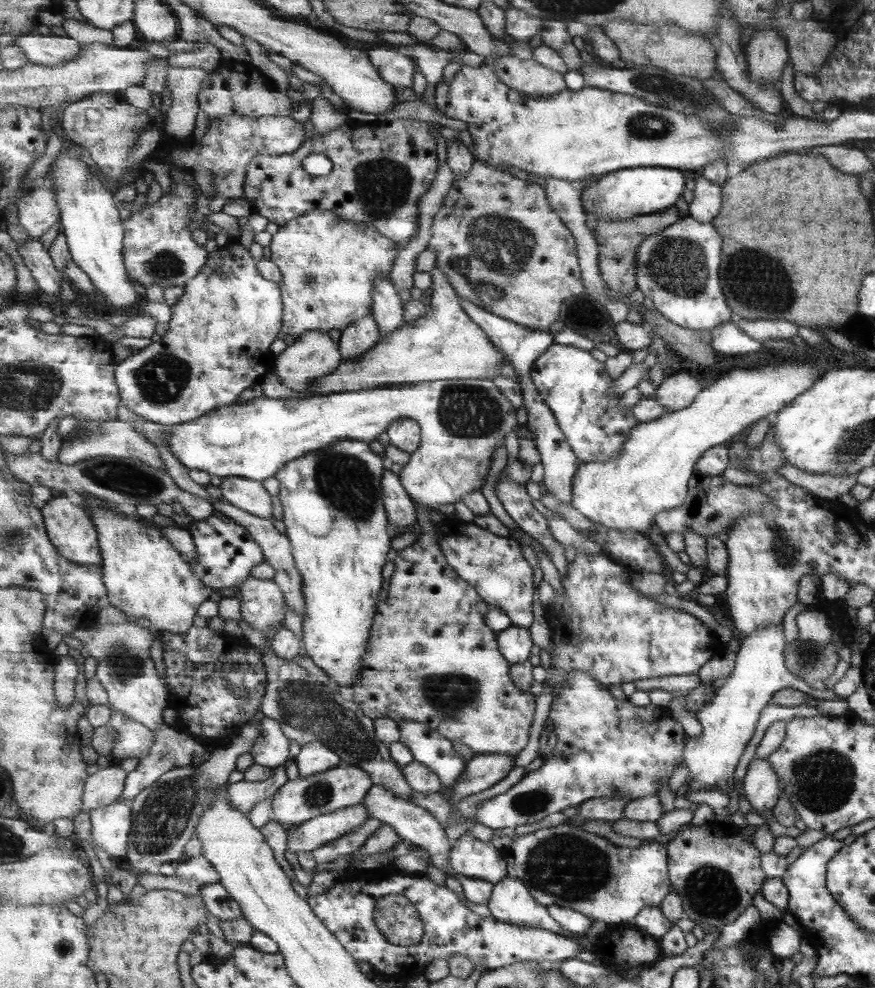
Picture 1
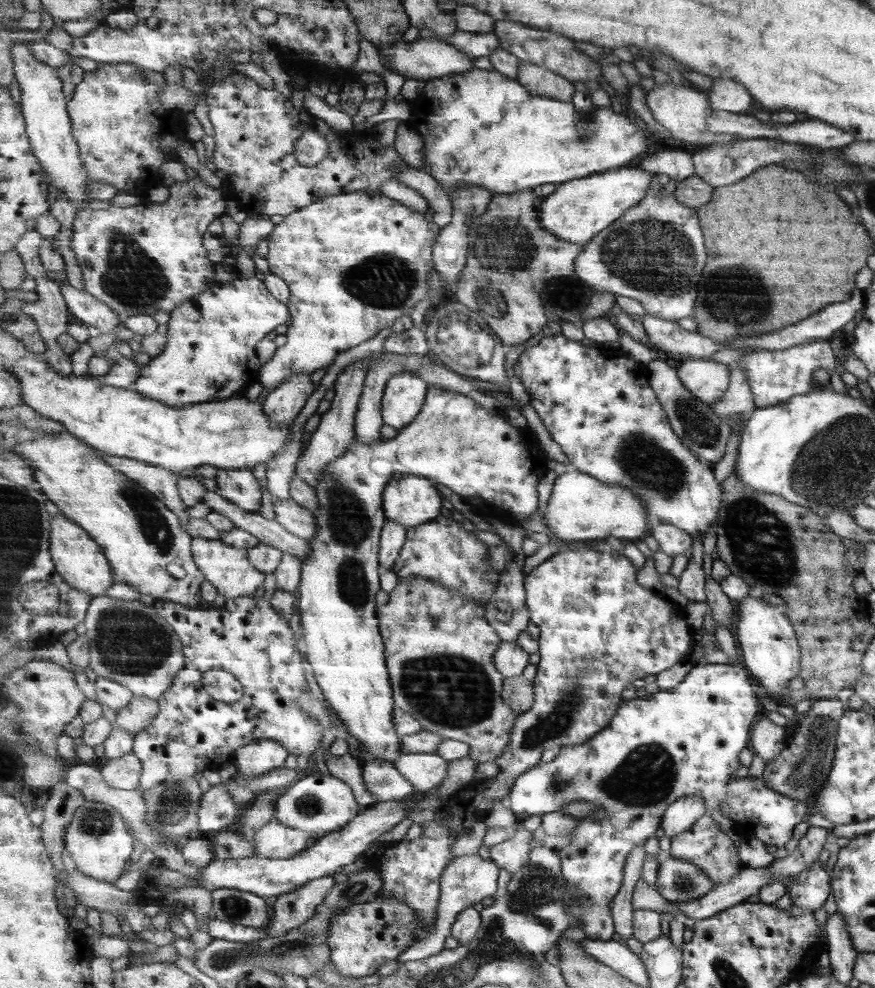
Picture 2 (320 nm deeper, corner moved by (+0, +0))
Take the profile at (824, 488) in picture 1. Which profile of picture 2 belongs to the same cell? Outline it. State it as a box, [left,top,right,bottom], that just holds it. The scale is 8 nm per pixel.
[712,367,755,419]

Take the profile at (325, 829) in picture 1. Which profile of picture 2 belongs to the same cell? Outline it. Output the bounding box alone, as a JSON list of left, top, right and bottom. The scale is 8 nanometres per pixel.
[253,817,314,859]

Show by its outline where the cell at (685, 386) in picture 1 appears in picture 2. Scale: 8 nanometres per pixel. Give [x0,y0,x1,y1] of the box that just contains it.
[678,359,732,405]

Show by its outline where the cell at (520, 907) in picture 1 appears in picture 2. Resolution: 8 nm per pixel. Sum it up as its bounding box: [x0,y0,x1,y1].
[490,823,532,875]

